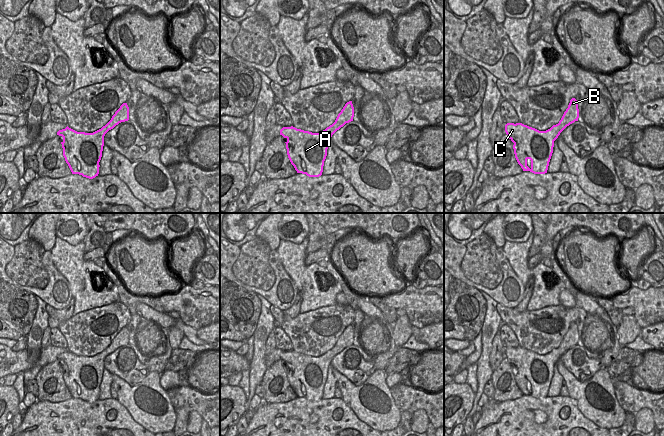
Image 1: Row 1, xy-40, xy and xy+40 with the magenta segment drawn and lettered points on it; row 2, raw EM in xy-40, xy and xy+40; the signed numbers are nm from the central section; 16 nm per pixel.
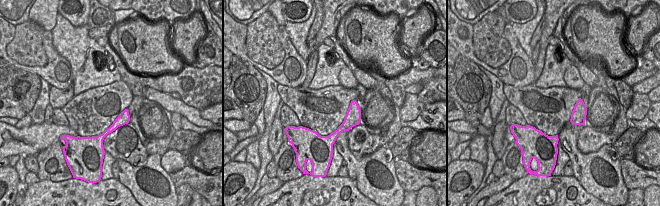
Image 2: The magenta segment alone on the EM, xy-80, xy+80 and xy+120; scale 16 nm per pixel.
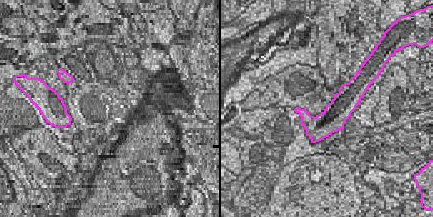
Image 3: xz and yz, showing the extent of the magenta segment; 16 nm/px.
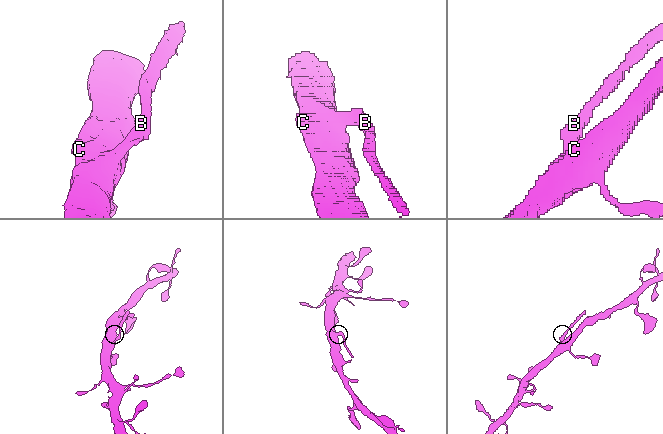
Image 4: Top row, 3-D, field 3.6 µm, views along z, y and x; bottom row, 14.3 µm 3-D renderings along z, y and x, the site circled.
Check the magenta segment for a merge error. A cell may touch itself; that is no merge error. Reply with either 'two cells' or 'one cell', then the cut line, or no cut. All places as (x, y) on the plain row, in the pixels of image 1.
two cells; cut in xy+40 along (550, 352), (555, 363)

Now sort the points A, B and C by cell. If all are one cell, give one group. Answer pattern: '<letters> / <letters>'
A C / B

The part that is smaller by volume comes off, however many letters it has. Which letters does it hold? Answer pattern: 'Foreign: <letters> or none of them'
Foreign: B.

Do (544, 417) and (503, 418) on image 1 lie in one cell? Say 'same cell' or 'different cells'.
same cell

